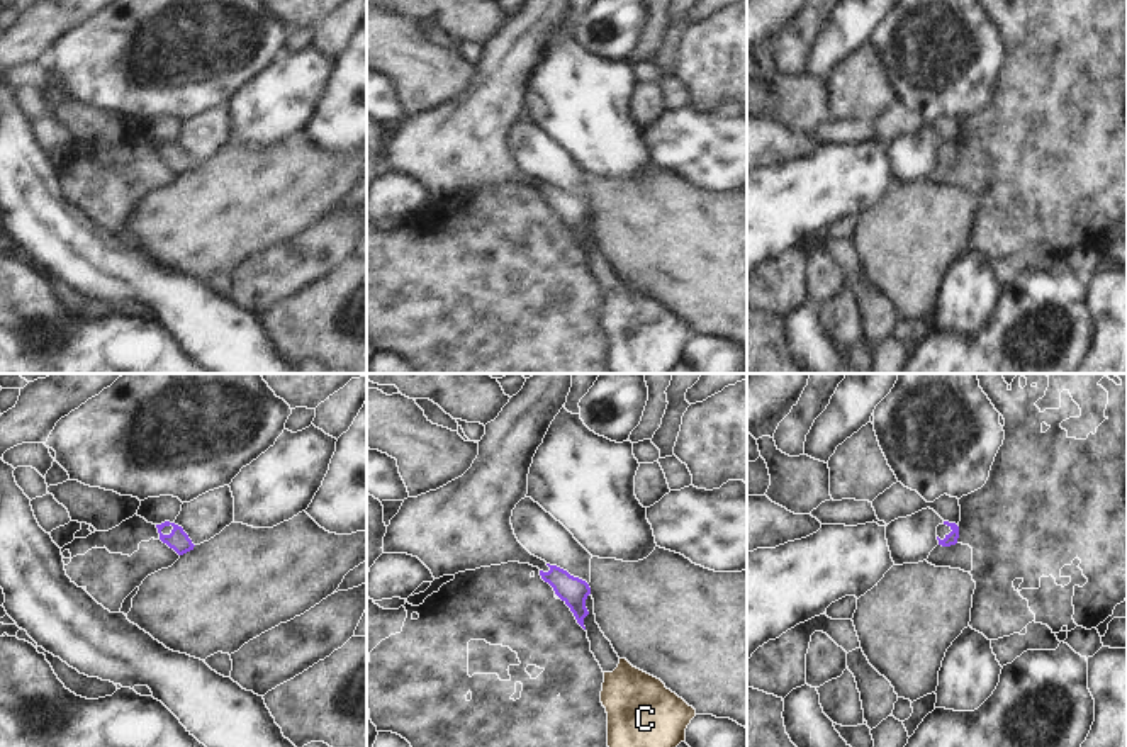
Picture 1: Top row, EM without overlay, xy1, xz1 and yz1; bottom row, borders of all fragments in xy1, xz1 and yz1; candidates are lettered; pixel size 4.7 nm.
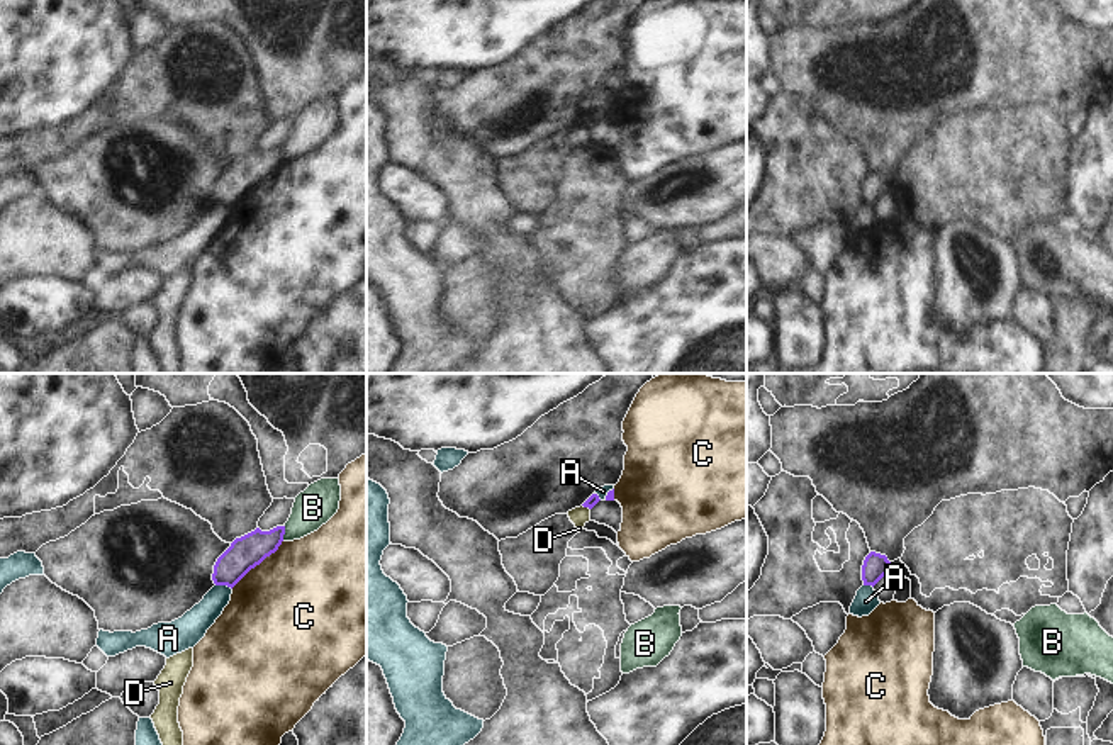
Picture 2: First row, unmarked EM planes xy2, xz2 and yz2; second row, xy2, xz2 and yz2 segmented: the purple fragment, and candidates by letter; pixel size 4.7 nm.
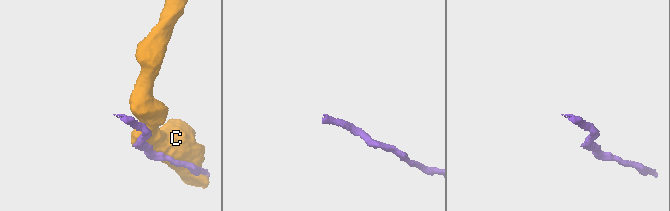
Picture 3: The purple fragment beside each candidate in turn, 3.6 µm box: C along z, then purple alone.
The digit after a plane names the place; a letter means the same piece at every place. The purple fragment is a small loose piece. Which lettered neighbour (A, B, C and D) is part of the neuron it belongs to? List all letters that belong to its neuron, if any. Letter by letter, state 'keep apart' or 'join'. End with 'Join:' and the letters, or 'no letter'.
A: keep apart
B: keep apart
C: keep apart
D: keep apart
Join: no letter

